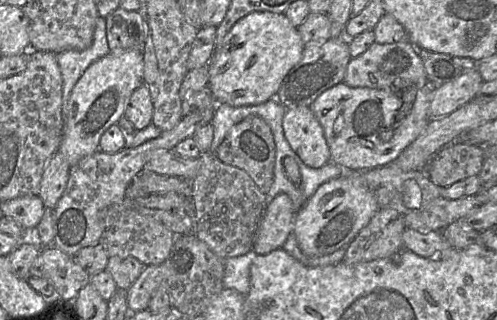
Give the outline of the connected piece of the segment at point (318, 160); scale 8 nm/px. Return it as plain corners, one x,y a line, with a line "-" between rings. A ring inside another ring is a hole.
309,106
286,109
282,126
292,150
311,168
320,168
331,159
324,130

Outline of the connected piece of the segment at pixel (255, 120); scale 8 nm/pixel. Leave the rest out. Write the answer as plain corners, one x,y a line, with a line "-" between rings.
249,115
233,125
214,154
221,162
244,170
262,193
268,193
274,179
276,150
271,129
262,118

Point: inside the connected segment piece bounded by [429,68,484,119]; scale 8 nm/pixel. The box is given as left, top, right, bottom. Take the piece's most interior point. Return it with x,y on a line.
448,97

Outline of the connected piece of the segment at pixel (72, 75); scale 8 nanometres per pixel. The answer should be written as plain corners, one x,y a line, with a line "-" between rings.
98,16
93,42
85,50
65,50
57,54
57,62
62,75
62,136
64,136
68,116
68,101
73,87
85,70
99,58
110,53
106,35
106,21

